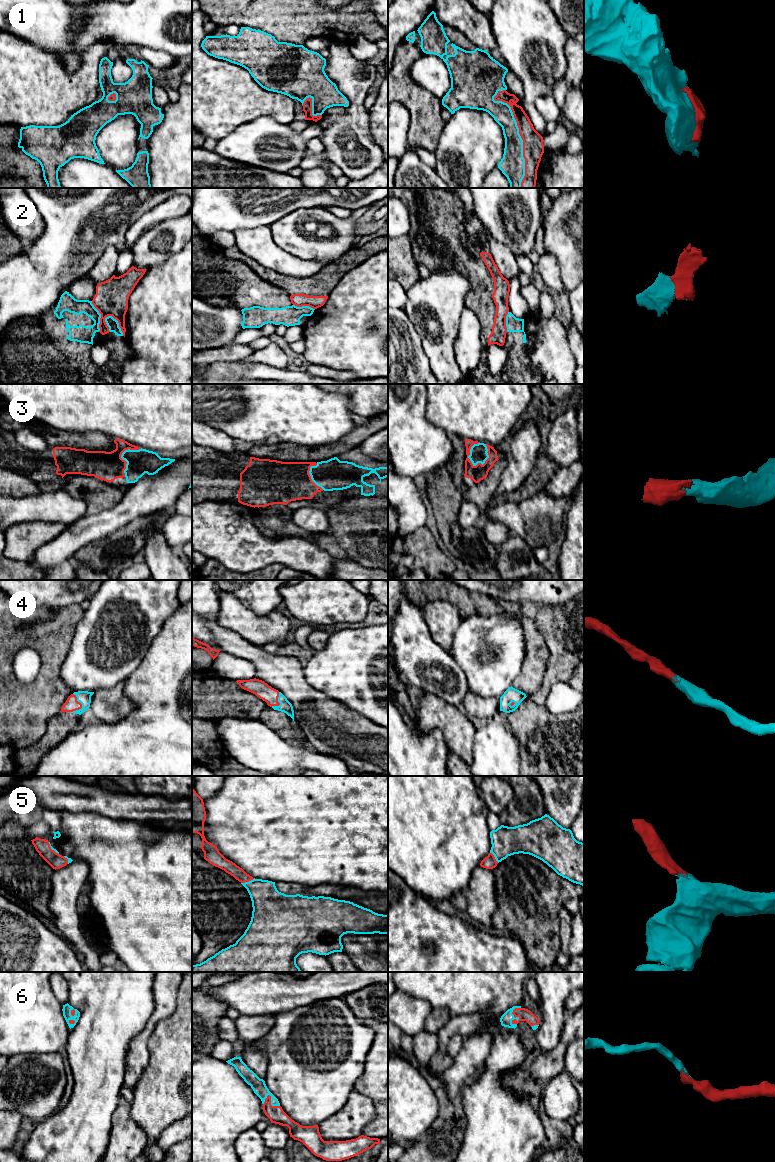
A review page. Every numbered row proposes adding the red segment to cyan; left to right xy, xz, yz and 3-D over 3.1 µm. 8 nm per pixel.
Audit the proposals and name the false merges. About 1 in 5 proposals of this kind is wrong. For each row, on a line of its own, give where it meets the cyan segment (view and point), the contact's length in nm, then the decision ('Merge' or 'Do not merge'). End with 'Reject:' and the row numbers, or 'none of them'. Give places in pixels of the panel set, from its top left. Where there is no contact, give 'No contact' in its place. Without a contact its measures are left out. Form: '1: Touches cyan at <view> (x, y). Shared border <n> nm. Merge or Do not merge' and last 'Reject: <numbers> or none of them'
1: Touches cyan at yz (519, 135). Shared border 800 nm. Merge
2: Touches cyan at xy (118, 323). Shared border 220 nm. Do not merge
3: Touches cyan at yz (487, 458). Shared border 220 nm. Merge
4: Touches cyan at xy (80, 702). Shared border 150 nm. Merge
5: Touches cyan at xz (247, 882). Shared border 120 nm. Merge
6: Touches cyan at yz (512, 1014). Shared border 160 nm. Merge
Reject: 2

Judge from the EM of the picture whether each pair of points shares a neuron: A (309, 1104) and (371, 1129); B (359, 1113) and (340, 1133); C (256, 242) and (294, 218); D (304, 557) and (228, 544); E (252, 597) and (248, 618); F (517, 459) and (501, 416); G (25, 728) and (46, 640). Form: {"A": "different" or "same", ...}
{"A": "different", "B": "same", "C": "different", "D": "same", "E": "different", "F": "different", "G": "same"}

